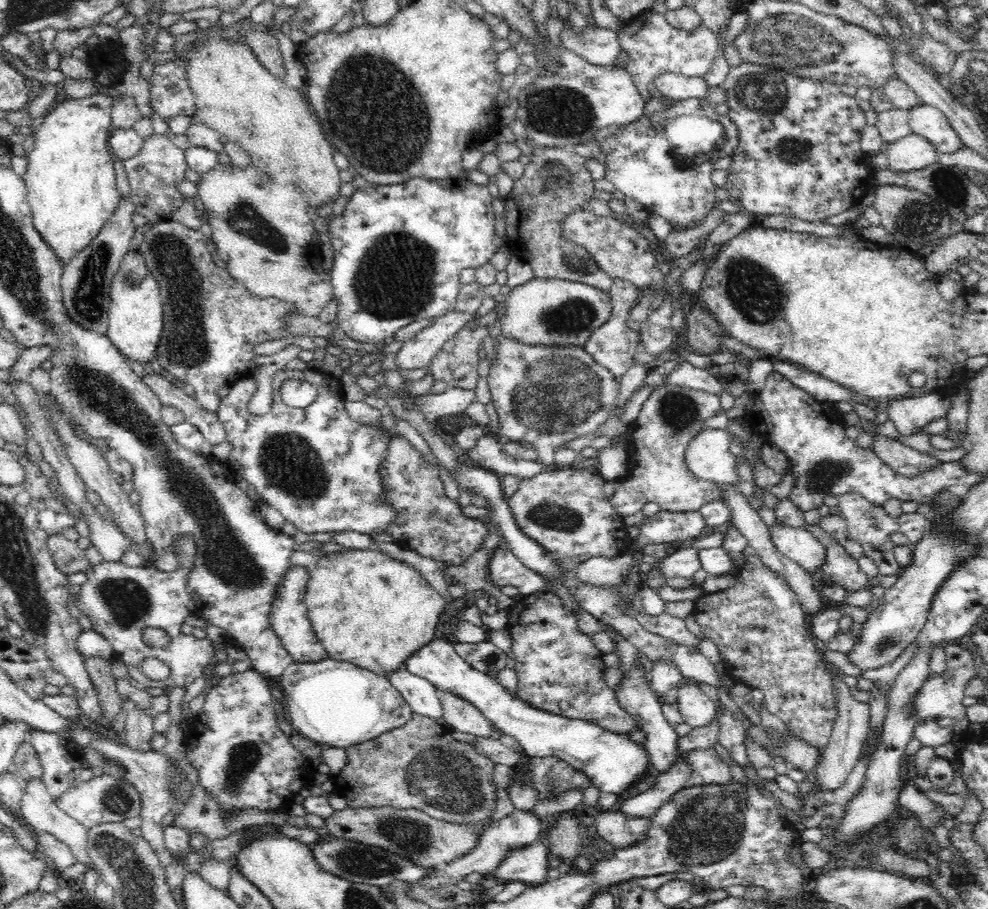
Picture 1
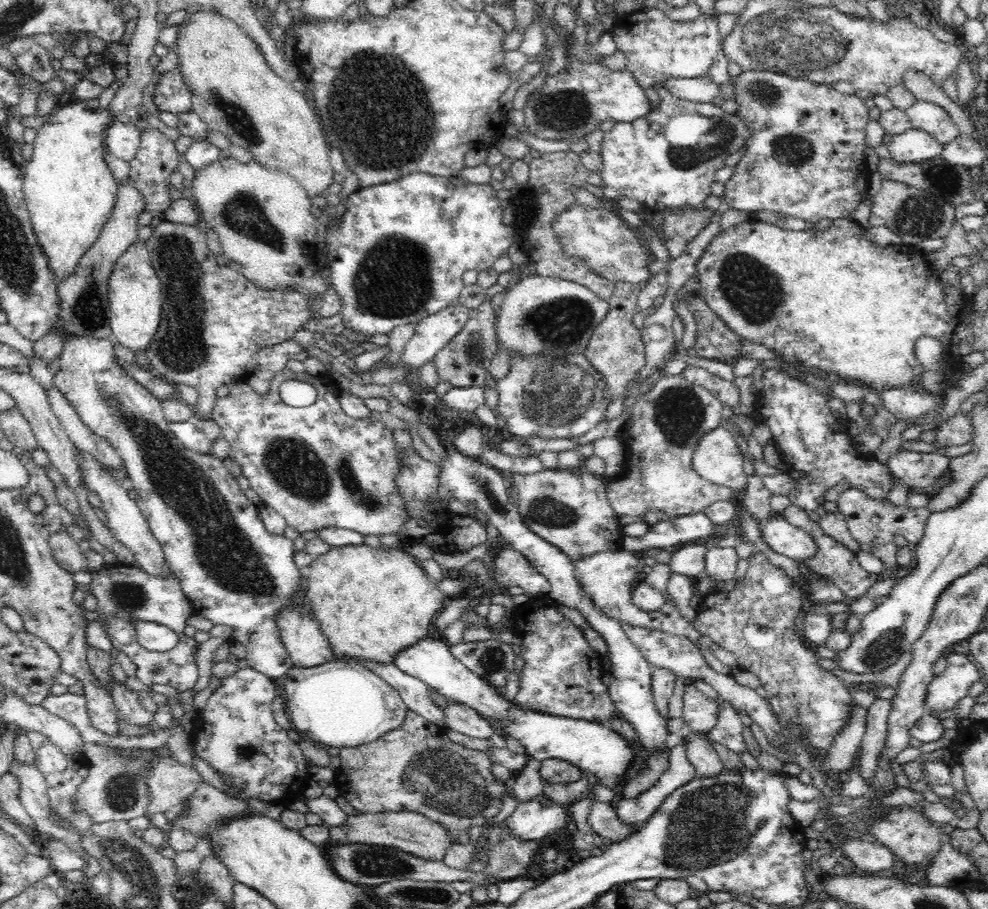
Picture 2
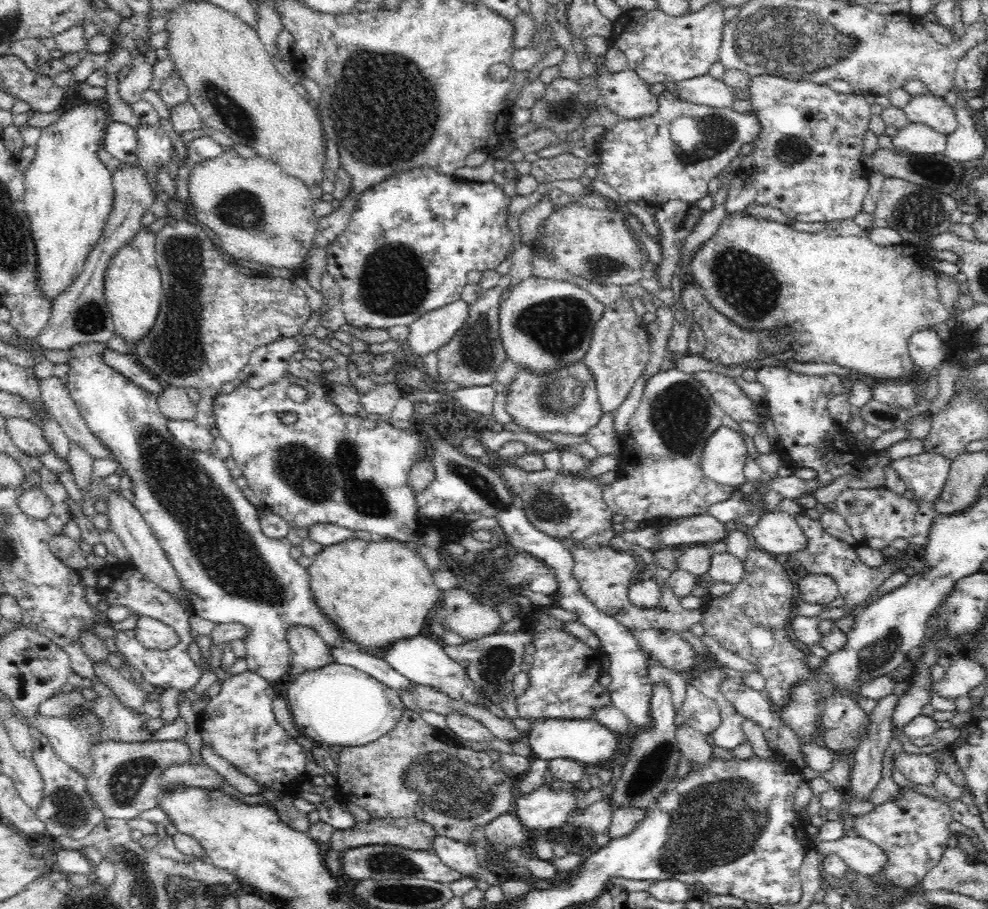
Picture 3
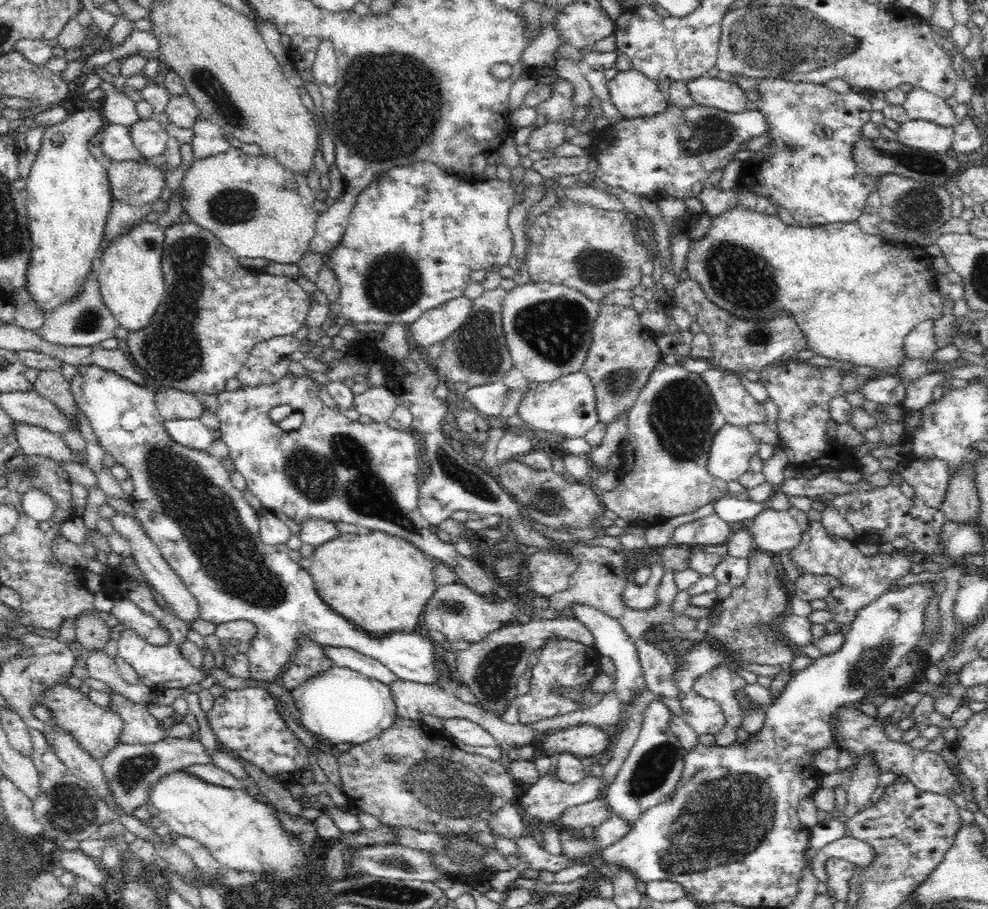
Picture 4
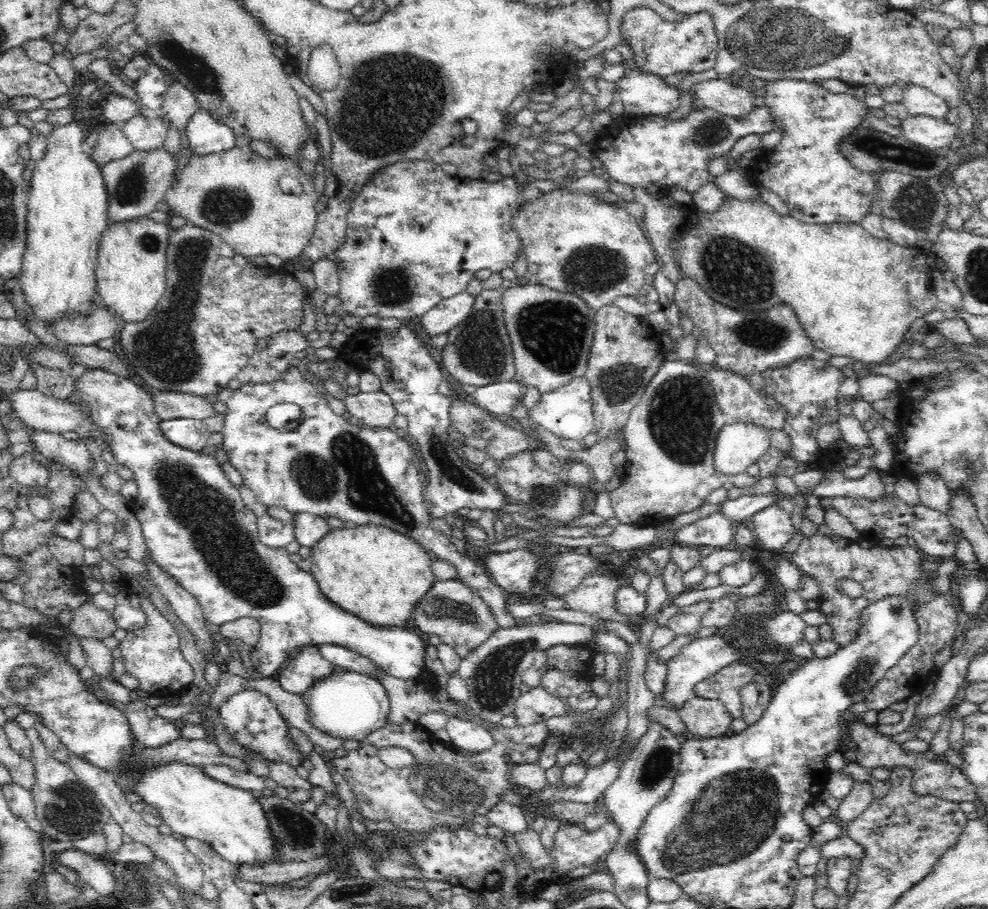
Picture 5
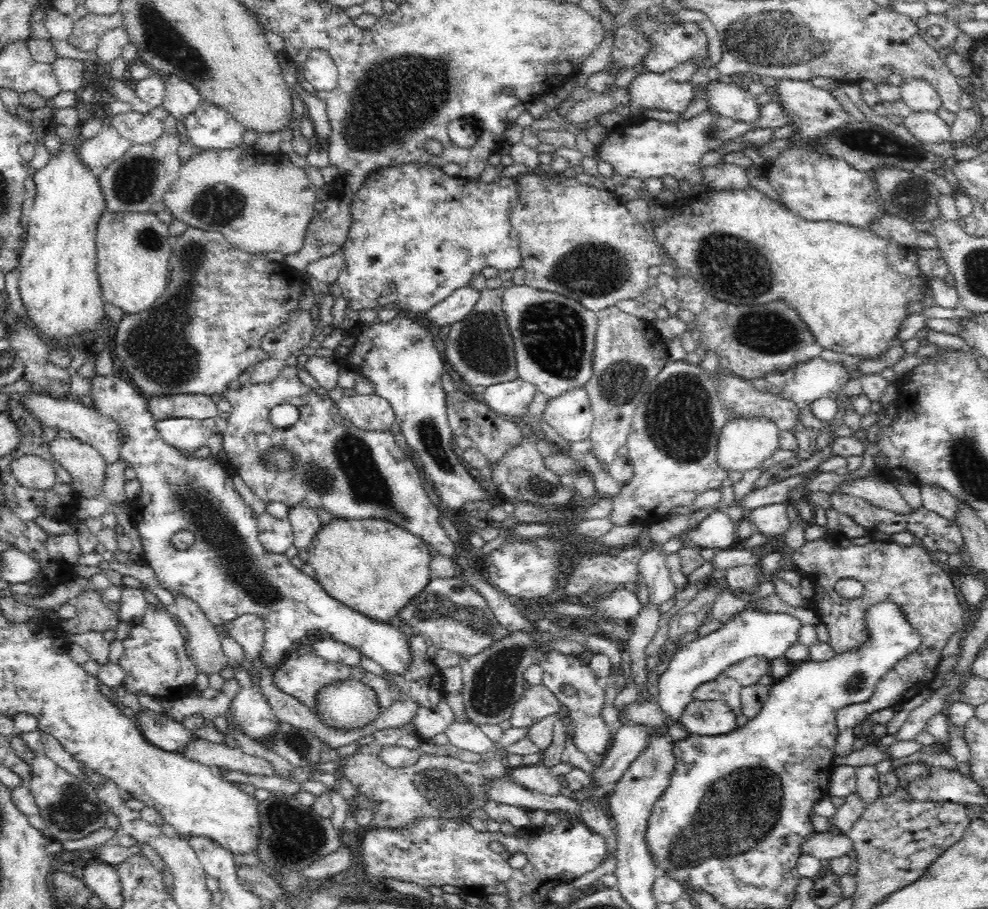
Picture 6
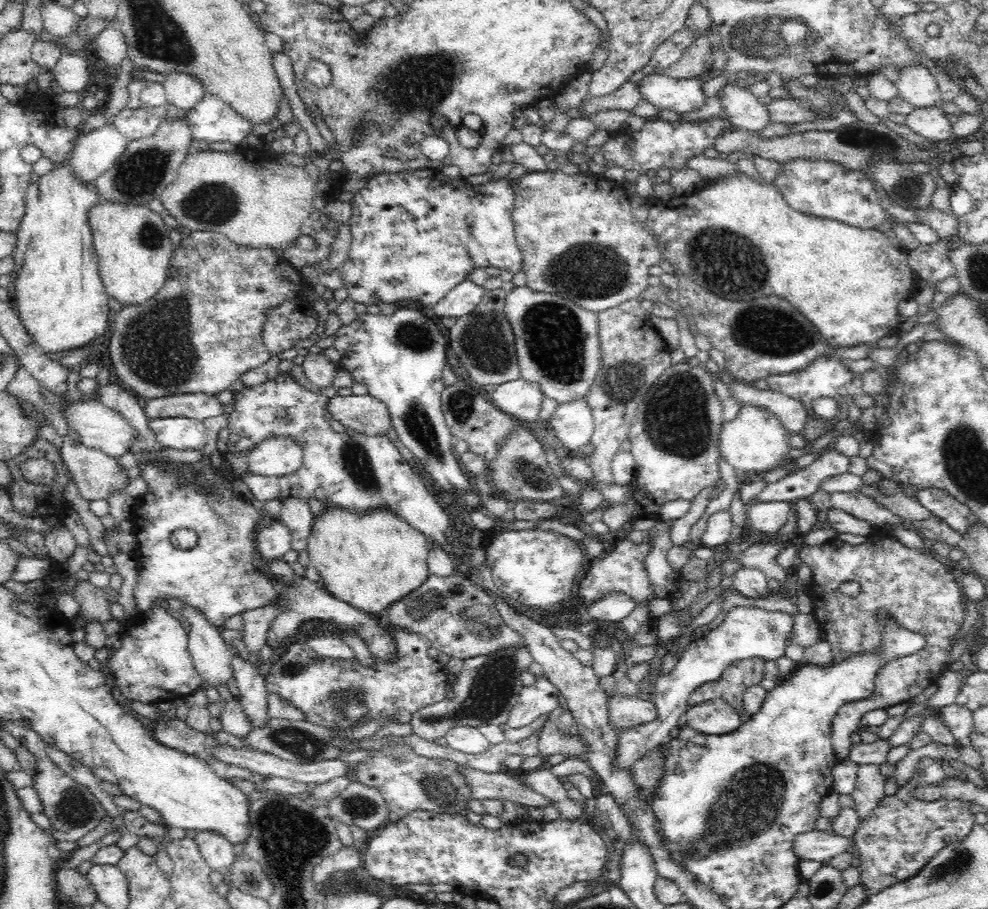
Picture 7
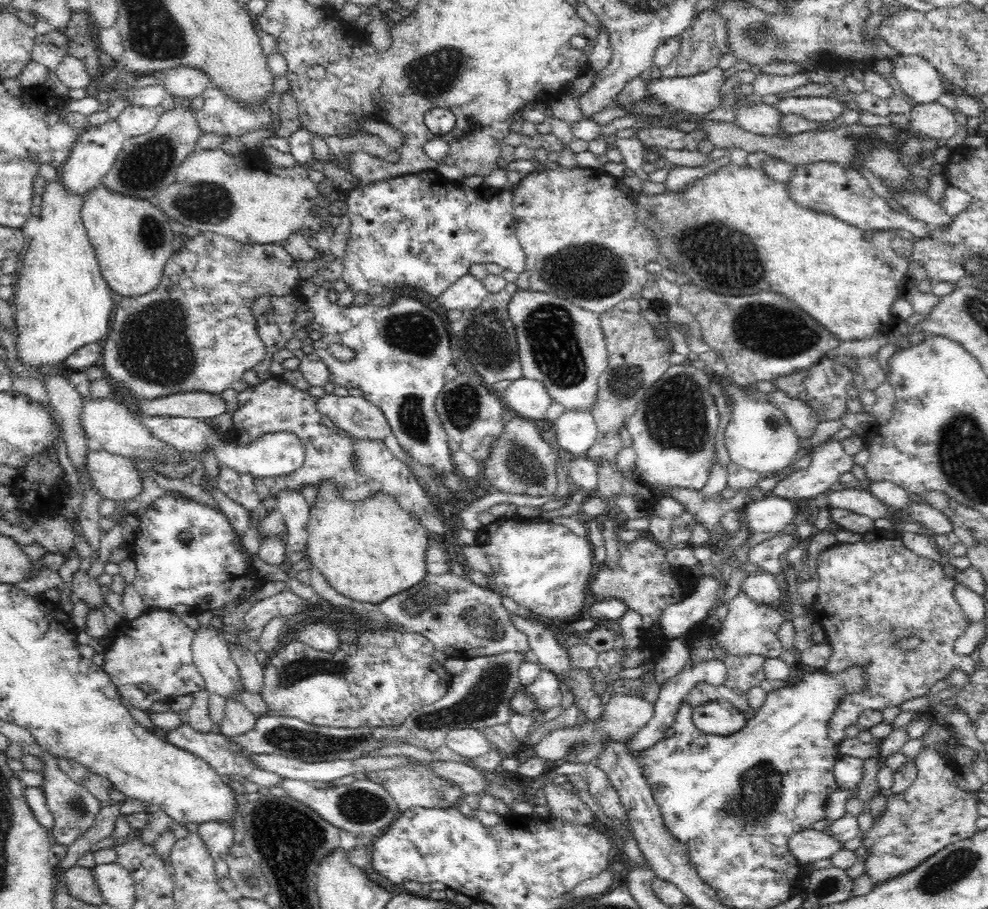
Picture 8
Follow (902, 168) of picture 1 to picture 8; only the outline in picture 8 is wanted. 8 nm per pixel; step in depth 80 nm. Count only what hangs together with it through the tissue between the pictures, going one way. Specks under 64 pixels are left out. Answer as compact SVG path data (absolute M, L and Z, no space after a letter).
M936 102L916 105L907 114L912 132L922 137L946 140L958 129L956 115L952 109Z

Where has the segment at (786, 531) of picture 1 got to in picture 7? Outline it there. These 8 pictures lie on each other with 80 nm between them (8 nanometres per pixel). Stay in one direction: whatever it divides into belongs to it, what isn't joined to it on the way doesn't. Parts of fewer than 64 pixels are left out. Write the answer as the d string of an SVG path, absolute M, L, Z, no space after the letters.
M751 502L747 507L747 525L749 532L763 534L778 532L786 525L788 516L793 511L792 502Z

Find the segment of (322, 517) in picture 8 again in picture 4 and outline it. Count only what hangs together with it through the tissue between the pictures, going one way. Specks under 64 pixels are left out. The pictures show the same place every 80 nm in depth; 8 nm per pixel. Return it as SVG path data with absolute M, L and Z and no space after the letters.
M382 531L339 533L315 547L308 572L324 603L368 635L414 633L418 618L437 589L429 555L404 538Z

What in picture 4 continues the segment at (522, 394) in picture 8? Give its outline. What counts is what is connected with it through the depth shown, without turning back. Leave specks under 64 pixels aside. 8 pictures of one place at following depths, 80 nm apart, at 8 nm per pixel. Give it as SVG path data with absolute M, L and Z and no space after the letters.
M501 381L494 382L494 384L470 387L462 395L478 412L488 416L500 417L500 412L502 412L502 408L506 404L508 390L510 389Z

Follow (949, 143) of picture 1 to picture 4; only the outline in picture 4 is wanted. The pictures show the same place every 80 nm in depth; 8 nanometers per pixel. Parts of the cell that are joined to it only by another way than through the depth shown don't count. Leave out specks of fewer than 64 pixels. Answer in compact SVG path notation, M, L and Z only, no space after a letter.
M914 87L907 92L903 107L910 119L928 120L944 127L951 127L956 122L952 107L922 87Z

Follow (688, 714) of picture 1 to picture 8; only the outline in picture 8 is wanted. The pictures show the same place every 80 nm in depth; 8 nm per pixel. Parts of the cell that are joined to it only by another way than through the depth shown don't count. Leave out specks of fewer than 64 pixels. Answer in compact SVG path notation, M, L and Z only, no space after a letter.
M724 699L694 707L692 721L701 733L712 735L737 734L747 724L744 714Z

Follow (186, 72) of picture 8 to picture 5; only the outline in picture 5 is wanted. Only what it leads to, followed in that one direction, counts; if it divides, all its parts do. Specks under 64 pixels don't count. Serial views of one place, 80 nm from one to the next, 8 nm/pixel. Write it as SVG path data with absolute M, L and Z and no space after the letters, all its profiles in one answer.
M169 81L164 102L160 108L164 117L168 118L179 130L187 125L198 108L196 95L186 85L180 81Z

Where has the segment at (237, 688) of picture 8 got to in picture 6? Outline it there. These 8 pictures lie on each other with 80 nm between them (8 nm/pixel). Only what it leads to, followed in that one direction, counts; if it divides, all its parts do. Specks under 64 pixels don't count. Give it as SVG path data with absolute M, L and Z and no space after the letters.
M177 594L175 597L175 616L185 625L189 634L187 652L200 672L207 675L220 672L231 660L224 654L221 639L202 609L190 598Z

